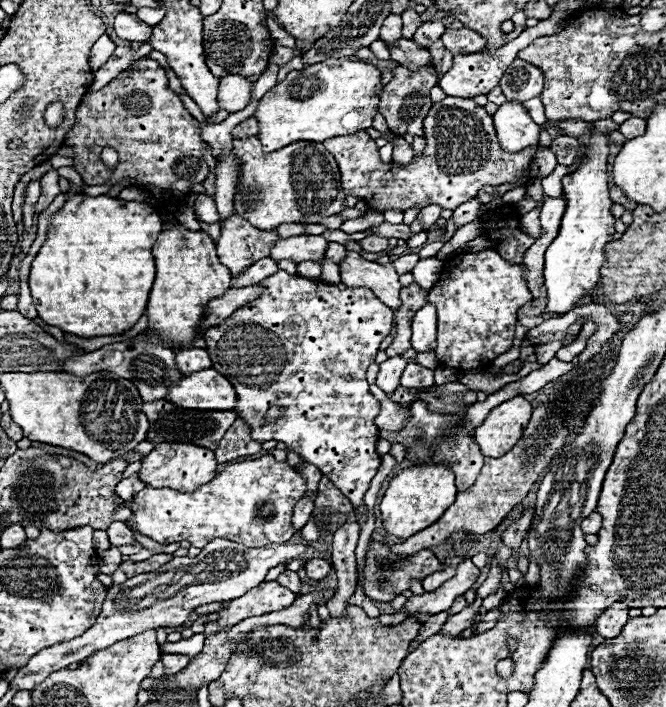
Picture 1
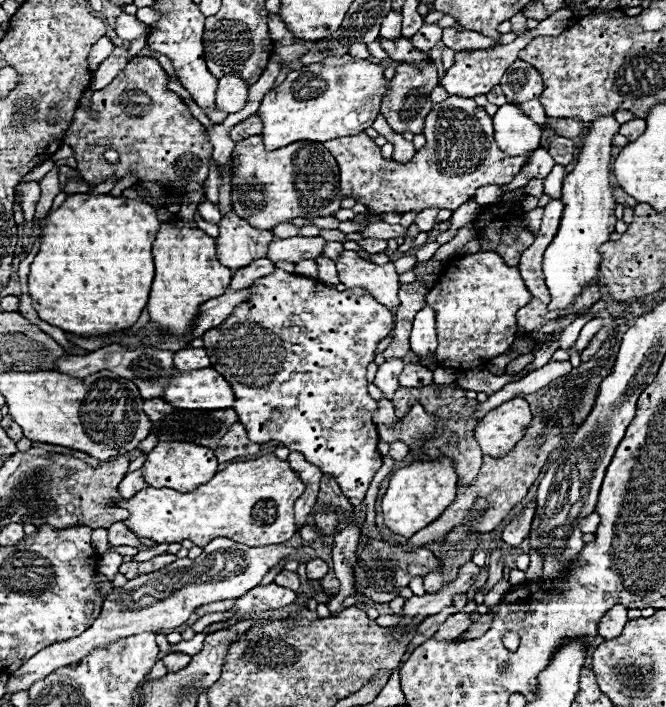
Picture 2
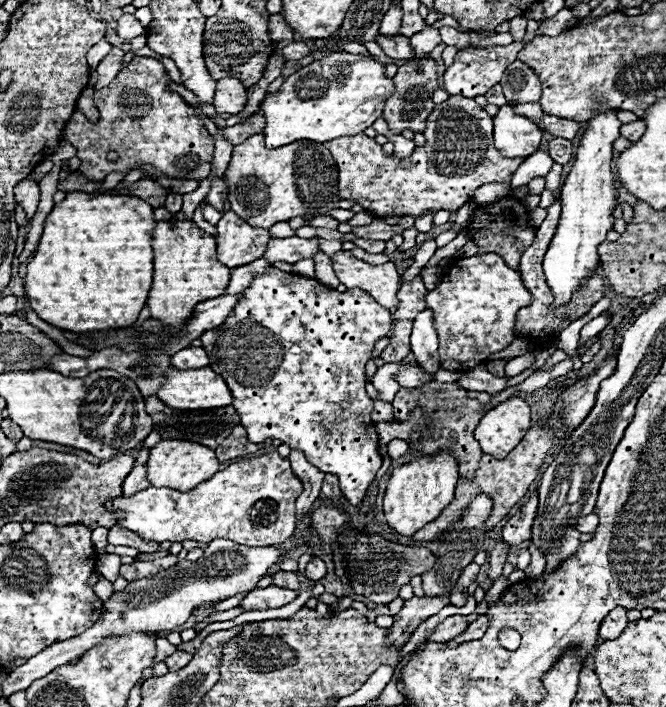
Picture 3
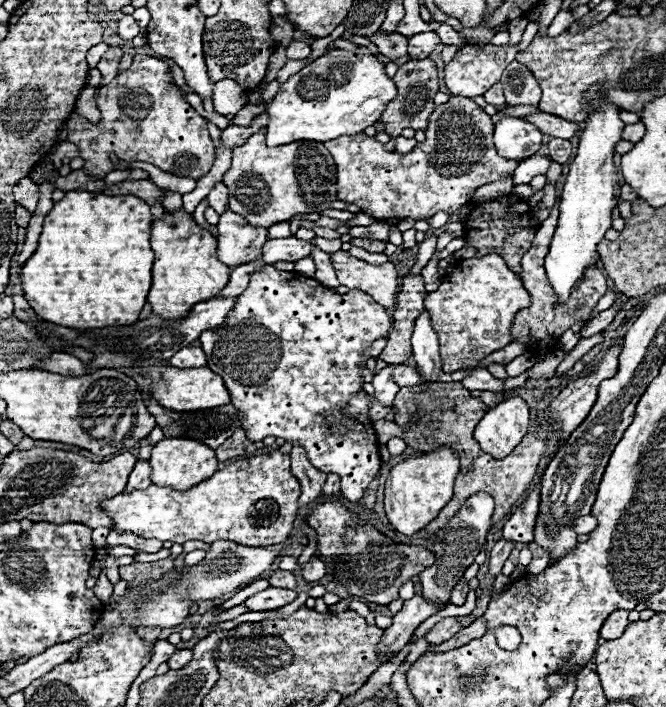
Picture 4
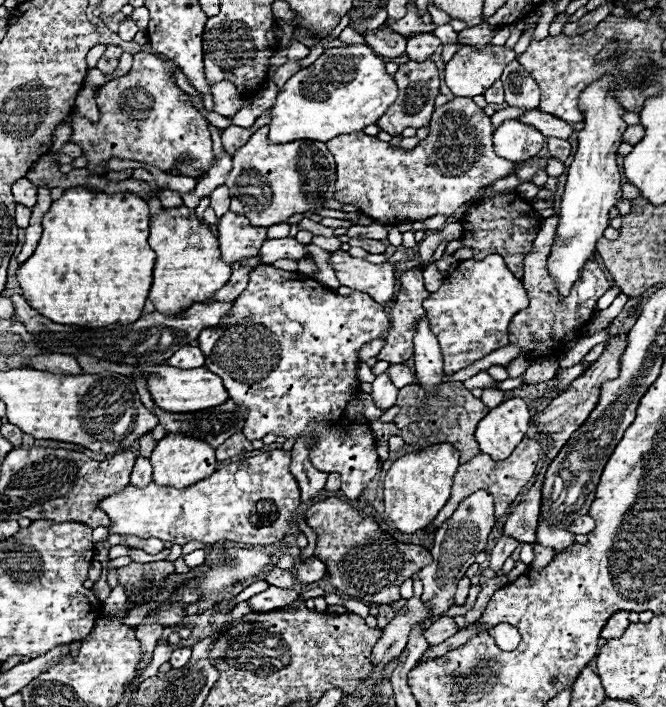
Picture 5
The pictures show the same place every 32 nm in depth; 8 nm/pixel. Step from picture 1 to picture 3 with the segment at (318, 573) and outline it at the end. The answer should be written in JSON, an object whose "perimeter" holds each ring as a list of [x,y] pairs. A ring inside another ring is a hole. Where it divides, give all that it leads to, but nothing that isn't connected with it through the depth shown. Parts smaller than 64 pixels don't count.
{"perimeter":[[[312,558],[304,570],[304,576],[308,580],[320,580],[326,576],[326,564],[320,558]]]}

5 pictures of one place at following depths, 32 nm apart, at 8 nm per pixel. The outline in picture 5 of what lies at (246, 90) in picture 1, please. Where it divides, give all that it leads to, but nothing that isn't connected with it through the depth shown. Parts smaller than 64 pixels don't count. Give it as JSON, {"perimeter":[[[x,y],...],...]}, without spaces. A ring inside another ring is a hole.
{"perimeter":[[[232,82],[212,86],[212,96],[214,96],[214,112],[226,118],[232,118],[242,108],[242,104],[246,104],[244,96],[236,92]]]}

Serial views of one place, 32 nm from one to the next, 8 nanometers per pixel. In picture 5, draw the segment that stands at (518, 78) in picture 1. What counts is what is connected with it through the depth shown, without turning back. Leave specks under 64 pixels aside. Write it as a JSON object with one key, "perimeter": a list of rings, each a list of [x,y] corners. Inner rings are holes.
{"perimeter":[[[516,60],[506,64],[504,74],[502,74],[502,82],[504,82],[504,92],[506,92],[506,104],[508,106],[526,108],[526,110],[538,108],[540,88]]]}

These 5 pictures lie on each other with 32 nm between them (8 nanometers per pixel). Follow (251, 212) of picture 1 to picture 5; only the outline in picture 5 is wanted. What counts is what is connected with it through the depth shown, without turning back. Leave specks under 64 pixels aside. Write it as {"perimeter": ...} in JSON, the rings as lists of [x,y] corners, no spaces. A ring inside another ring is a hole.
{"perimeter":[[[262,126],[246,146],[238,148],[232,162],[234,168],[226,180],[232,198],[230,210],[246,214],[252,226],[268,228],[286,222],[292,214],[322,210],[322,204],[334,196],[336,164],[324,142],[268,144],[268,126]]]}

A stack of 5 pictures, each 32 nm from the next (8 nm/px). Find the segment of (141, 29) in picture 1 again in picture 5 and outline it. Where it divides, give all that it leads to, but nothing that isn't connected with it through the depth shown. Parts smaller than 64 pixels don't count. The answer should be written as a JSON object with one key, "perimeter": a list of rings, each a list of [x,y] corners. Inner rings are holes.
{"perimeter":[[[126,18],[124,22],[120,22],[120,30],[118,30],[118,36],[122,38],[122,40],[126,40],[126,42],[130,42],[134,36],[136,36],[136,32],[138,32],[140,28],[130,20],[130,18]]]}

